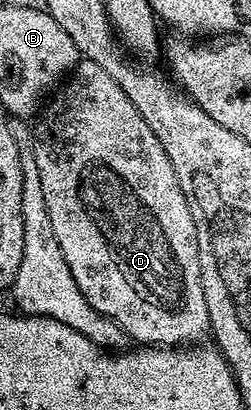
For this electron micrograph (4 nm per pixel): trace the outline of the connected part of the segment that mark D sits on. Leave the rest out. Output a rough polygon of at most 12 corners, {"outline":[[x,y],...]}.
{"outline":[[82,58],[31,131],[63,261],[130,340],[210,334],[159,137]]}

